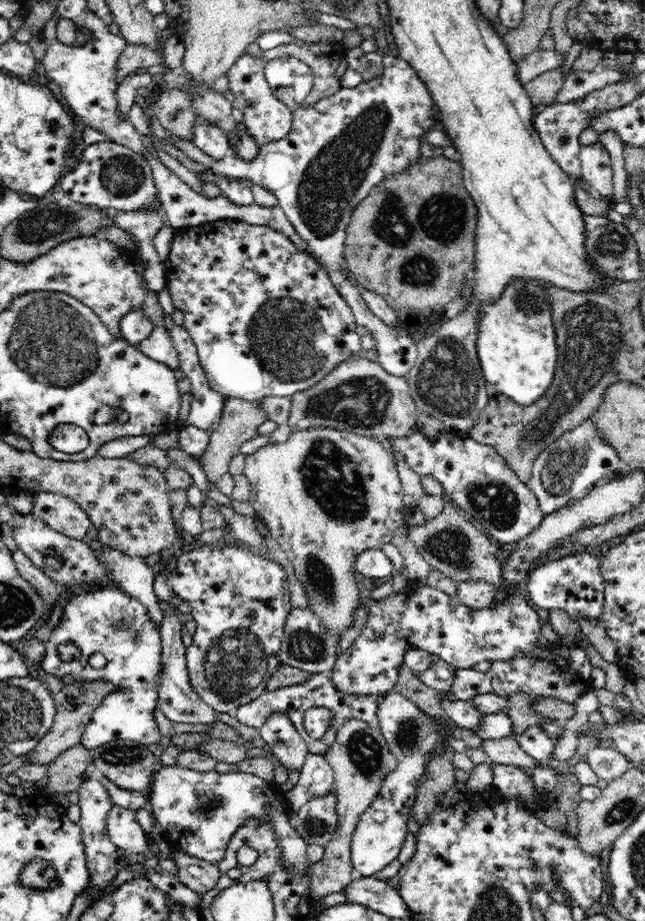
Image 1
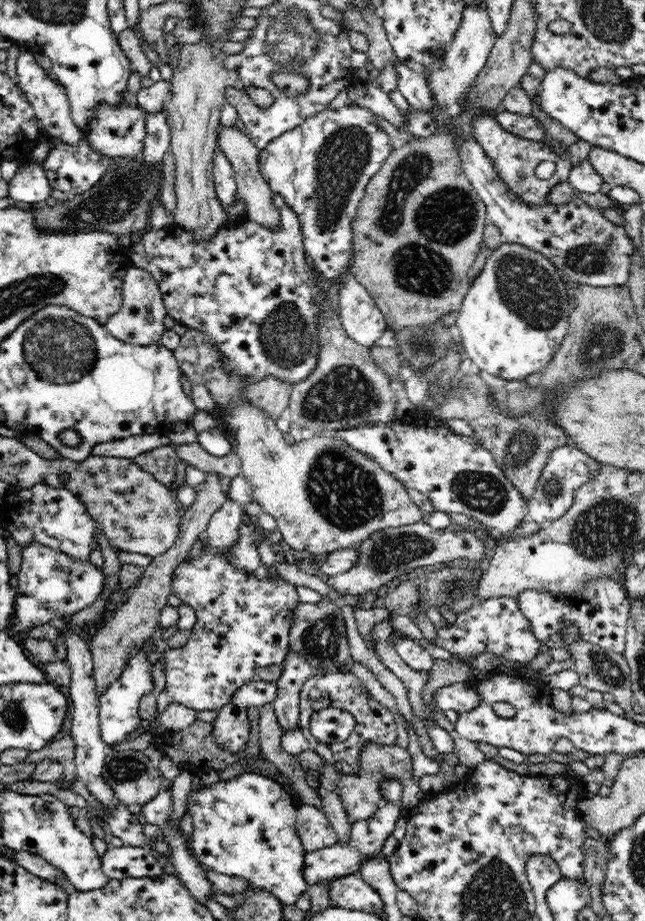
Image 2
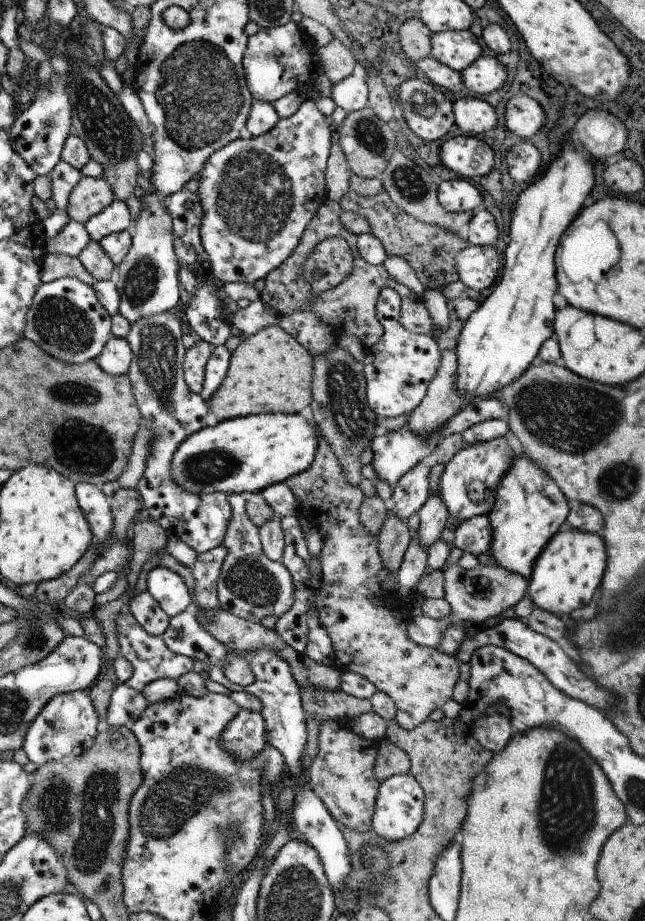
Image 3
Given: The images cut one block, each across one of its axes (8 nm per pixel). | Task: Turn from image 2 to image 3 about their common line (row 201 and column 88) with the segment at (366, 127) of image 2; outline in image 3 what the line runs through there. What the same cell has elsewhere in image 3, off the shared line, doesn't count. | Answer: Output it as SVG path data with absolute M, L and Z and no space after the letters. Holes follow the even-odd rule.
M67 277L44 283L39 288L28 314L25 338L58 360L84 364L96 360L110 342L111 326L111 313L103 307L95 288L78 278Z

